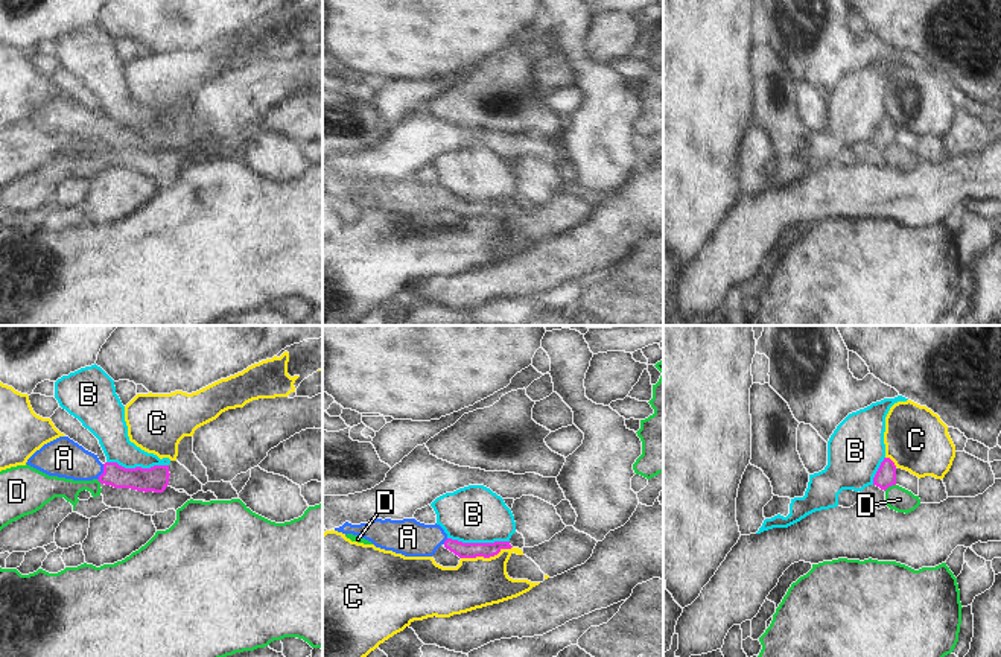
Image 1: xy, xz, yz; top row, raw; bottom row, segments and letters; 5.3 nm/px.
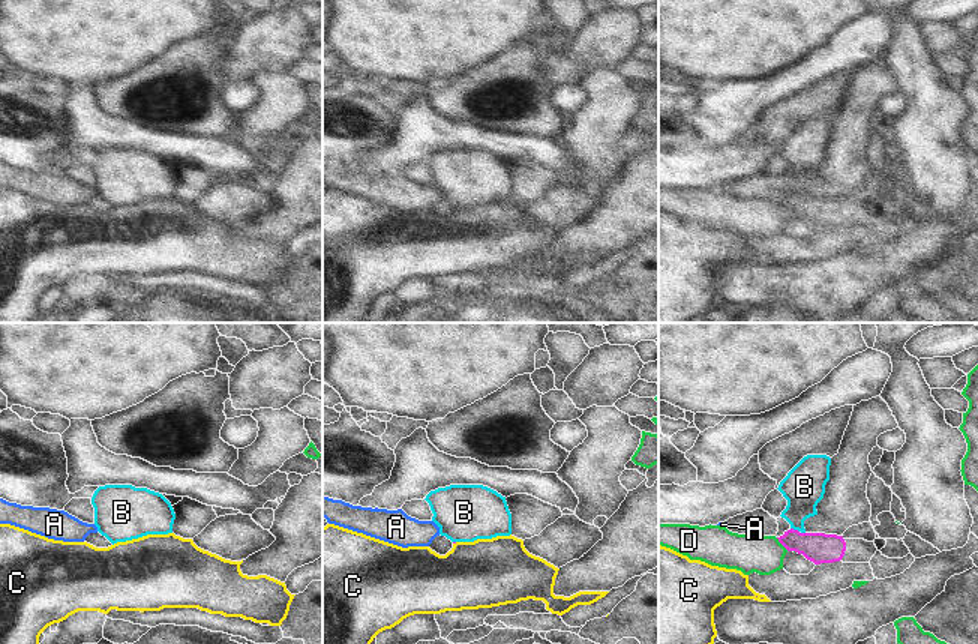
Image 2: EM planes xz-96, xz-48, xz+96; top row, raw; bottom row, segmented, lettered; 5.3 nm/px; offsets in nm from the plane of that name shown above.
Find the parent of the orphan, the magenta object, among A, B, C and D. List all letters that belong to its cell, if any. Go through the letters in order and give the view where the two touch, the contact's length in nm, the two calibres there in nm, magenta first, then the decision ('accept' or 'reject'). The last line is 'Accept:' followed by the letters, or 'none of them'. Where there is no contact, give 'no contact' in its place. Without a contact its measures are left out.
A: xy | 90 nm | 130/200 nm | accept
B: xy | 320 nm | 130/170 nm | reject
C: xz | 280 nm | 80/260 nm | reject
D: yz | 70 nm | 110/130 nm | reject
Accept: A

